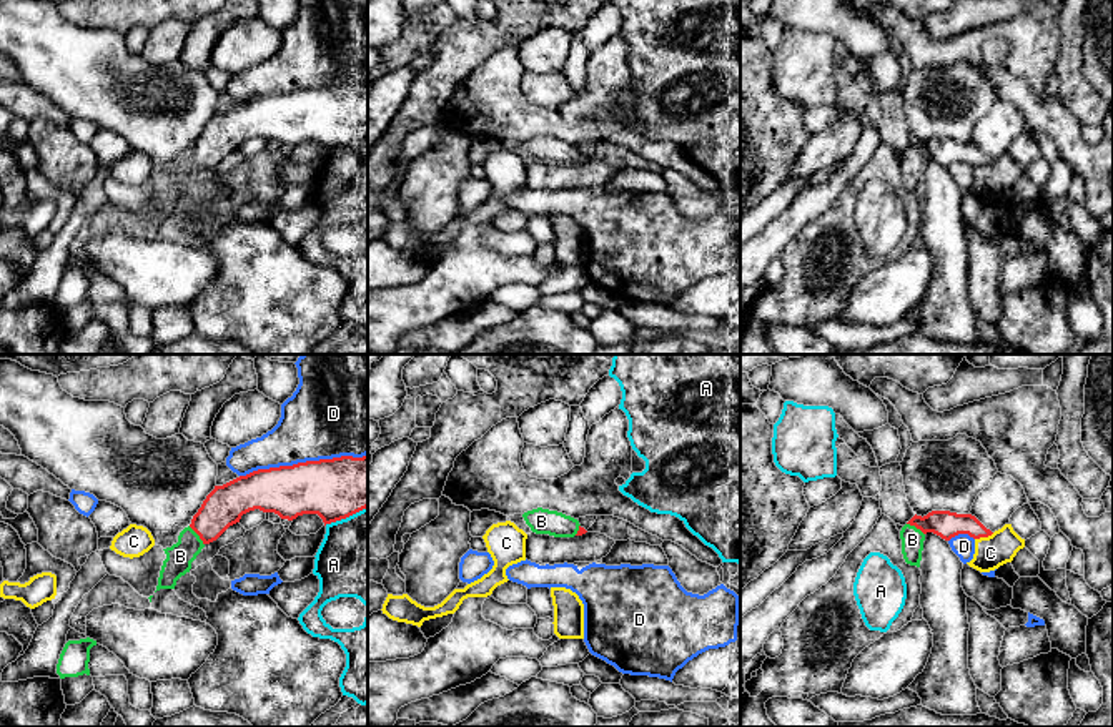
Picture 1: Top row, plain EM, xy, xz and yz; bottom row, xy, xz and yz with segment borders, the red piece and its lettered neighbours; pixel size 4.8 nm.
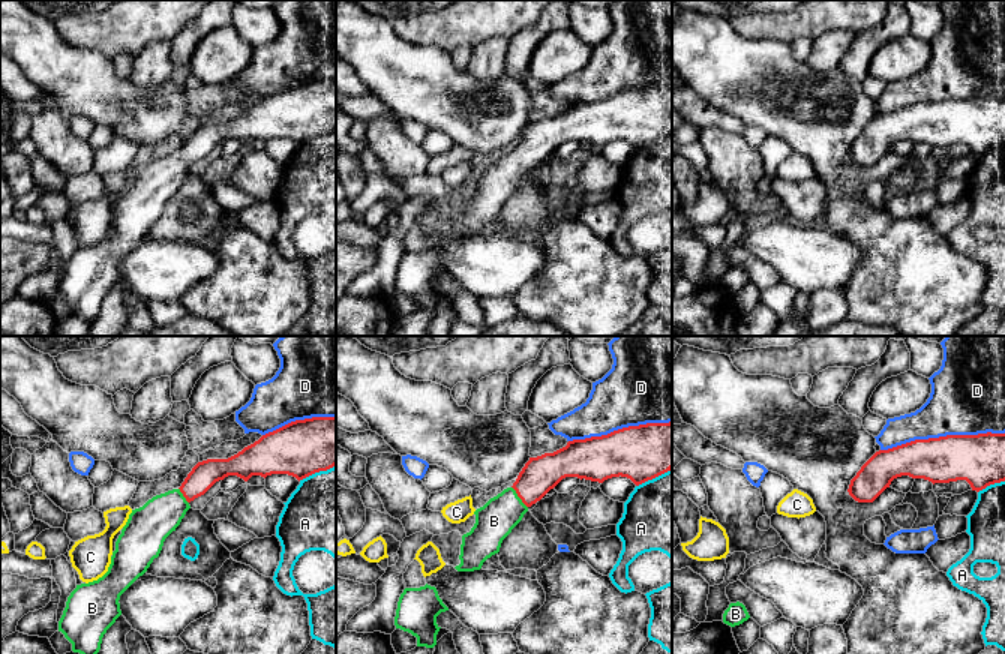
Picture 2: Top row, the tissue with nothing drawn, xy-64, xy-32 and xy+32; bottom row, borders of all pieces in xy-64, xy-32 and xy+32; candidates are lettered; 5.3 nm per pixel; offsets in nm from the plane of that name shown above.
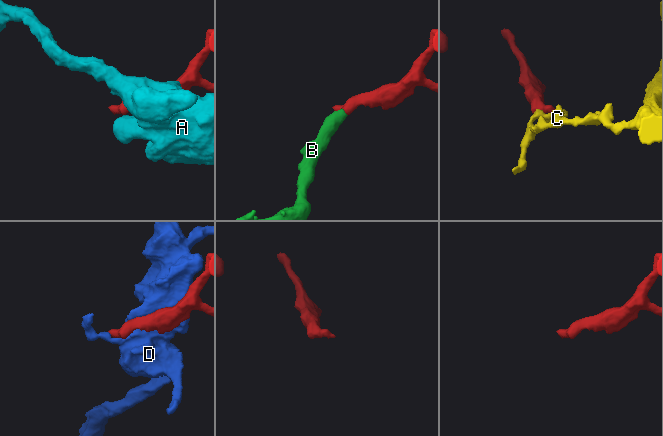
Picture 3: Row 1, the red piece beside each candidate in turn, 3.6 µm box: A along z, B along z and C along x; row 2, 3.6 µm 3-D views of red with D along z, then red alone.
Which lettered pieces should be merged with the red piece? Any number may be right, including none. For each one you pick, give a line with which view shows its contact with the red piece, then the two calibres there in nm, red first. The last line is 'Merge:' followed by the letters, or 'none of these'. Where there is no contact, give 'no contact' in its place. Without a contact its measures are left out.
B: xy | 190/130 nm
Merge: B

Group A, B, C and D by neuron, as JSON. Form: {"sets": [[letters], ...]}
{"sets": [["A"], ["B"], ["C"], ["D"]]}

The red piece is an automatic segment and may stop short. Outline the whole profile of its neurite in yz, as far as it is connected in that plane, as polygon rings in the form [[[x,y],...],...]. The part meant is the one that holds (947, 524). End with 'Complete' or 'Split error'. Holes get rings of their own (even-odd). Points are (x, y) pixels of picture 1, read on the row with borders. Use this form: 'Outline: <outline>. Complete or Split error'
Outline: [[[932,511],[923,517],[915,514],[900,531],[902,554],[907,564],[920,567],[927,532],[933,532],[945,541],[958,534],[968,534],[973,539],[993,534],[972,514],[950,511]]]. Split error

